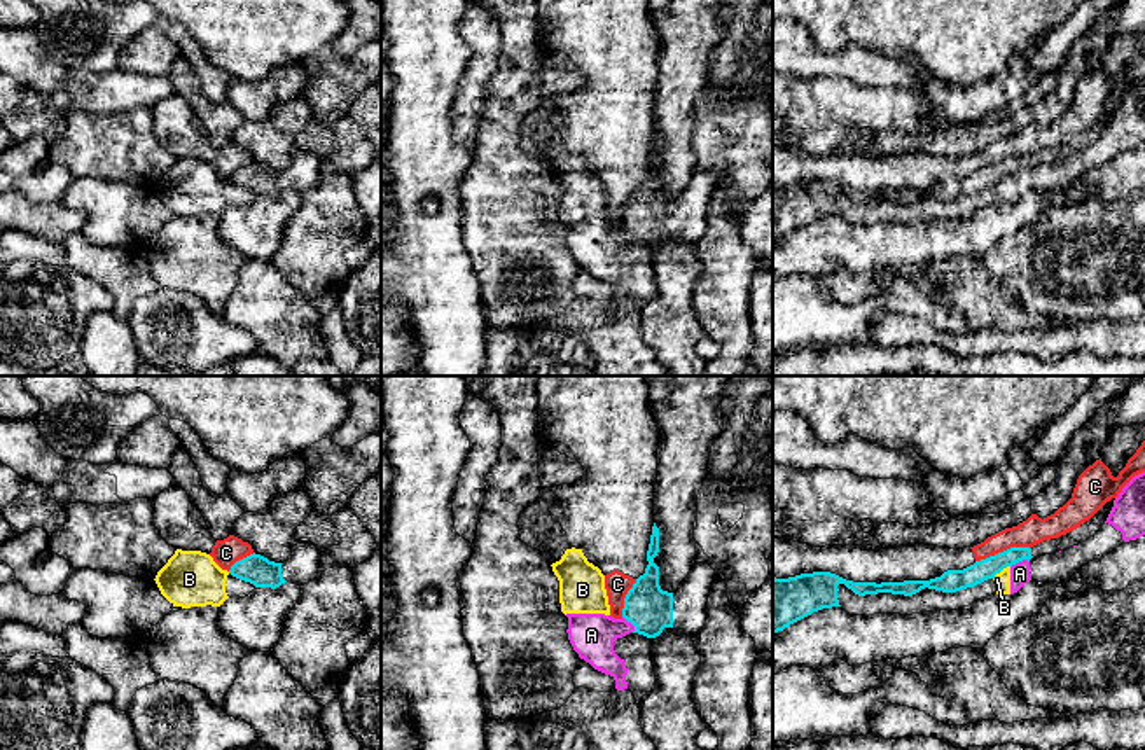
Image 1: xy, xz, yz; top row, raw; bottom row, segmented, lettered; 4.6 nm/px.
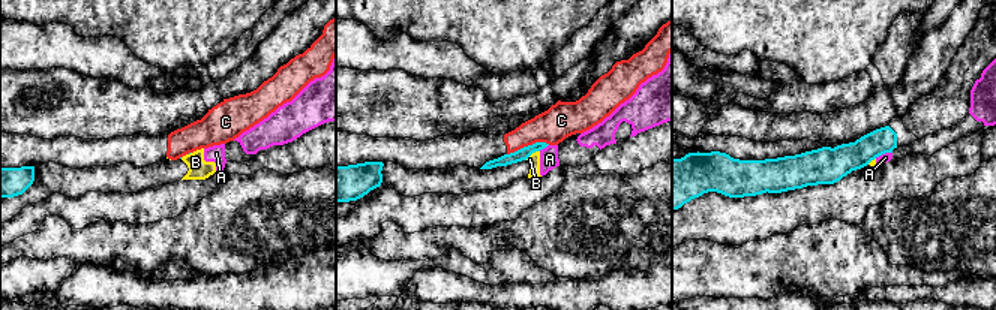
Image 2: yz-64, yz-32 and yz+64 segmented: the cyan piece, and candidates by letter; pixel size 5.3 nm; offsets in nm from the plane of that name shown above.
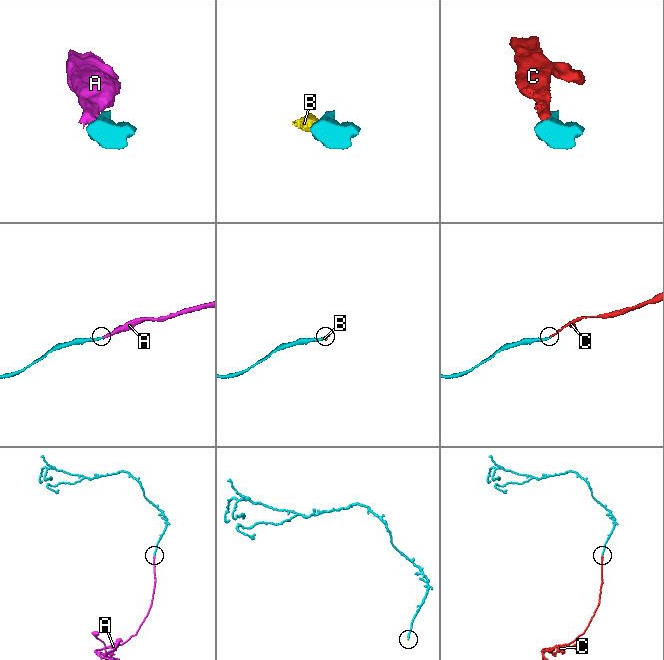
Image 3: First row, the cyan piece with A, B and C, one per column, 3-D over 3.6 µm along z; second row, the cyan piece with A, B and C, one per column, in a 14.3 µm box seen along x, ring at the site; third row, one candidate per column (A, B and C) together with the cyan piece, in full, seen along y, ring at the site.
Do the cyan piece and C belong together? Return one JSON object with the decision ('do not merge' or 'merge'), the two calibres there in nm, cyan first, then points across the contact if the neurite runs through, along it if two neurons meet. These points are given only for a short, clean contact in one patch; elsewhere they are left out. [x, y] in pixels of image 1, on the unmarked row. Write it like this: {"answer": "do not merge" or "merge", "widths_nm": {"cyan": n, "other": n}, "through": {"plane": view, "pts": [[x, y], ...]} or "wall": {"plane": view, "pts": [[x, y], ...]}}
{"answer": "do not merge", "widths_nm": {"cyan": 100, "other": 120}, "wall": {"plane": "yz", "pts": [[1030, 156], [1007, 156], [976, 170]]}}

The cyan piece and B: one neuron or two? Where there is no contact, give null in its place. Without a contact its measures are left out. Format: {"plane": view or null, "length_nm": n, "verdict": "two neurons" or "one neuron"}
{"plane": "yz", "length_nm": 100, "verdict": "two neurons"}

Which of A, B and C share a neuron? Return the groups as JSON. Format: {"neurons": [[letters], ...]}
{"neurons": [["A", "B"], ["C"]]}

